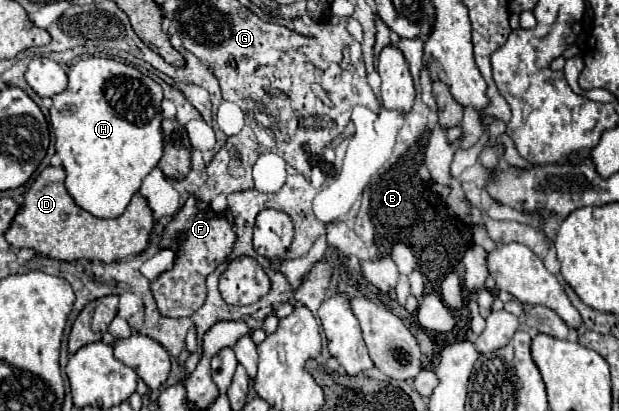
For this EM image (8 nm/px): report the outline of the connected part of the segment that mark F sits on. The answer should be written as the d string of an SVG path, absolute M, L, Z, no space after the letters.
M189 196L179 214L165 226L159 240L159 248L169 248L177 254L173 268L151 282L151 292L159 314L171 318L193 316L207 298L207 276L229 258L233 244L235 224L231 224L231 216L227 216L227 212L213 212L211 208L205 208L195 196Z

